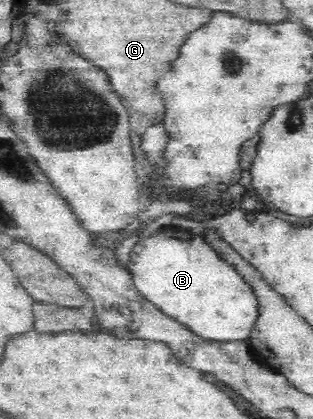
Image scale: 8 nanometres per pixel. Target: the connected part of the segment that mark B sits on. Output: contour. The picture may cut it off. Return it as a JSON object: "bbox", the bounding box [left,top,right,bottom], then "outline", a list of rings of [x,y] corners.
{"bbox":[126,224,258,343],"outline":[[[172,224],[167,225],[157,234],[138,241],[131,251],[126,269],[143,298],[195,335],[222,343],[245,341],[249,338],[258,315],[257,299],[242,277],[229,263],[221,259],[203,240],[201,234],[189,234],[187,230],[175,230]]]}

